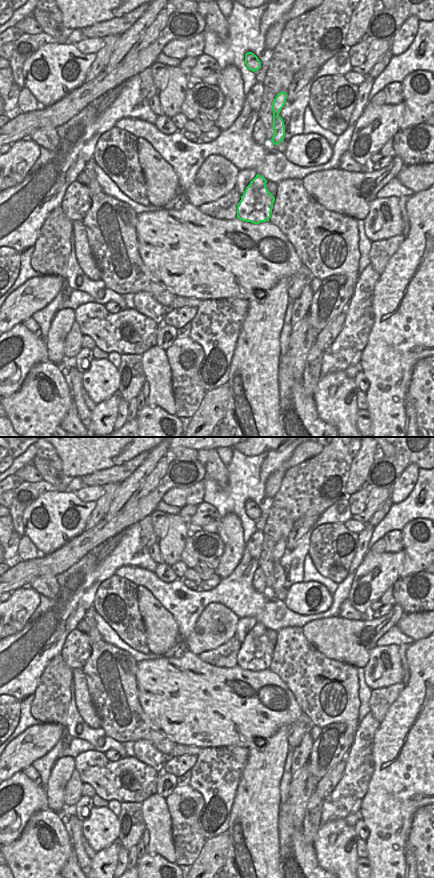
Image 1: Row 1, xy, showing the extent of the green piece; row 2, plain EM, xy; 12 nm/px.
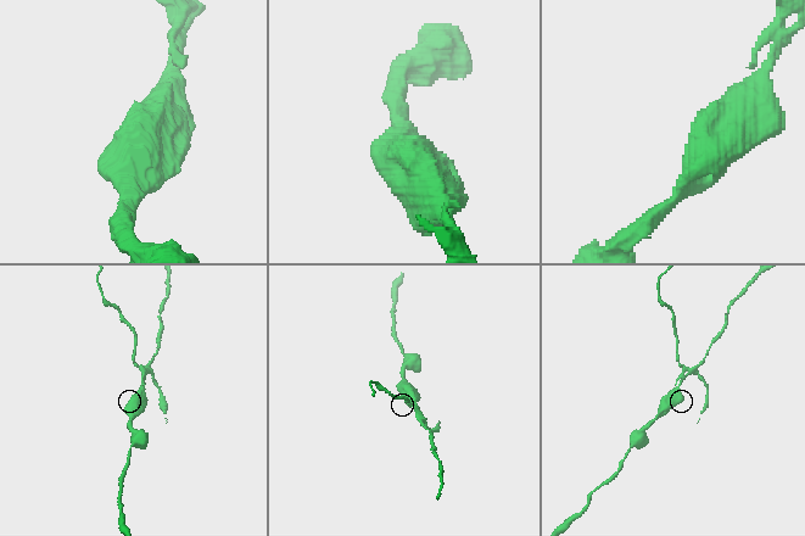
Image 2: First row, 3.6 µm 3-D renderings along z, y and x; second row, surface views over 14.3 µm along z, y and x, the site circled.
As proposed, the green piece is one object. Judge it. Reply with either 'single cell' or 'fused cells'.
fused cells

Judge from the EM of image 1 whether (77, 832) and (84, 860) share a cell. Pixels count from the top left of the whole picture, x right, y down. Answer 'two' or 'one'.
one

